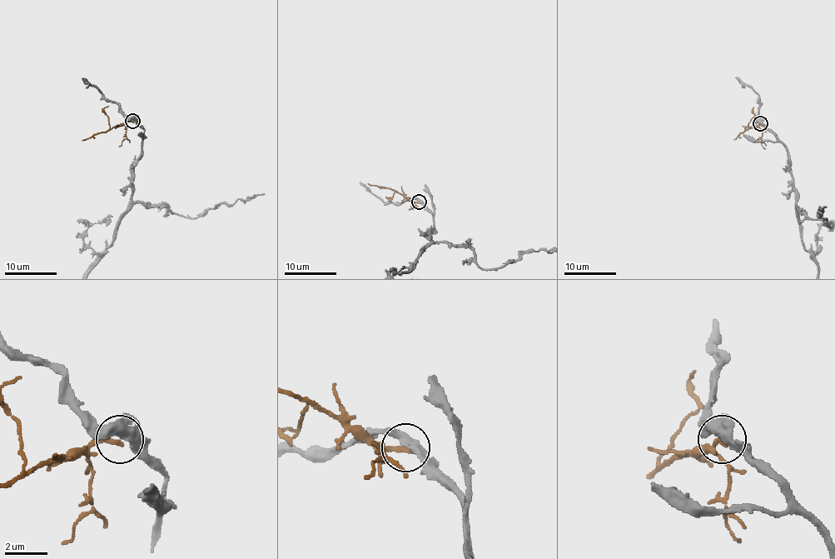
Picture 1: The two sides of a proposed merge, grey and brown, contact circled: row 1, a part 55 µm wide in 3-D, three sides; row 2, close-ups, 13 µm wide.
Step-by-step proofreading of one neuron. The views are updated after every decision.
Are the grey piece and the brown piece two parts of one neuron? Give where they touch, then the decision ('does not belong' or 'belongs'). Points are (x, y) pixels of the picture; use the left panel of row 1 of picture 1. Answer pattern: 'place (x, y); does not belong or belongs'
place (132, 121); does not belong

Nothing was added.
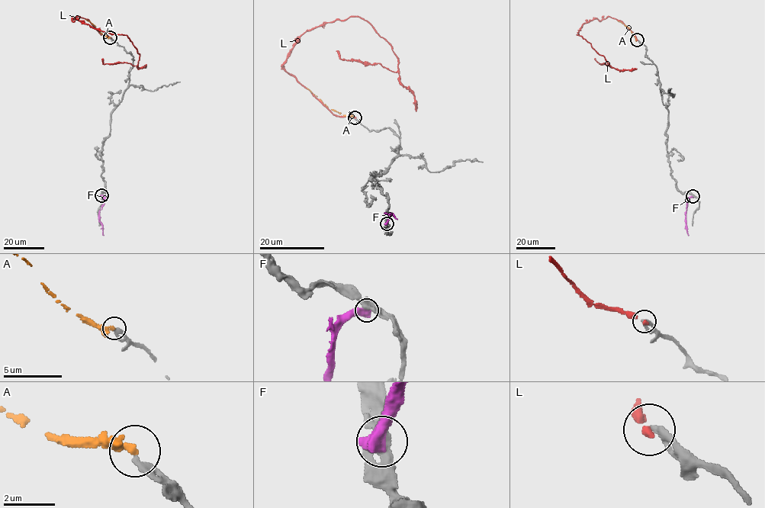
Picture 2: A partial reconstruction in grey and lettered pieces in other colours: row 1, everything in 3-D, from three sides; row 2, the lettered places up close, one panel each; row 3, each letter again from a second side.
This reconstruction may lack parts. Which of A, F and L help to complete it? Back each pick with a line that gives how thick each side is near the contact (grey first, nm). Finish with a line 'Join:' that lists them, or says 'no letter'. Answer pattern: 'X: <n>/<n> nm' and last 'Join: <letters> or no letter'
Join: no letter

